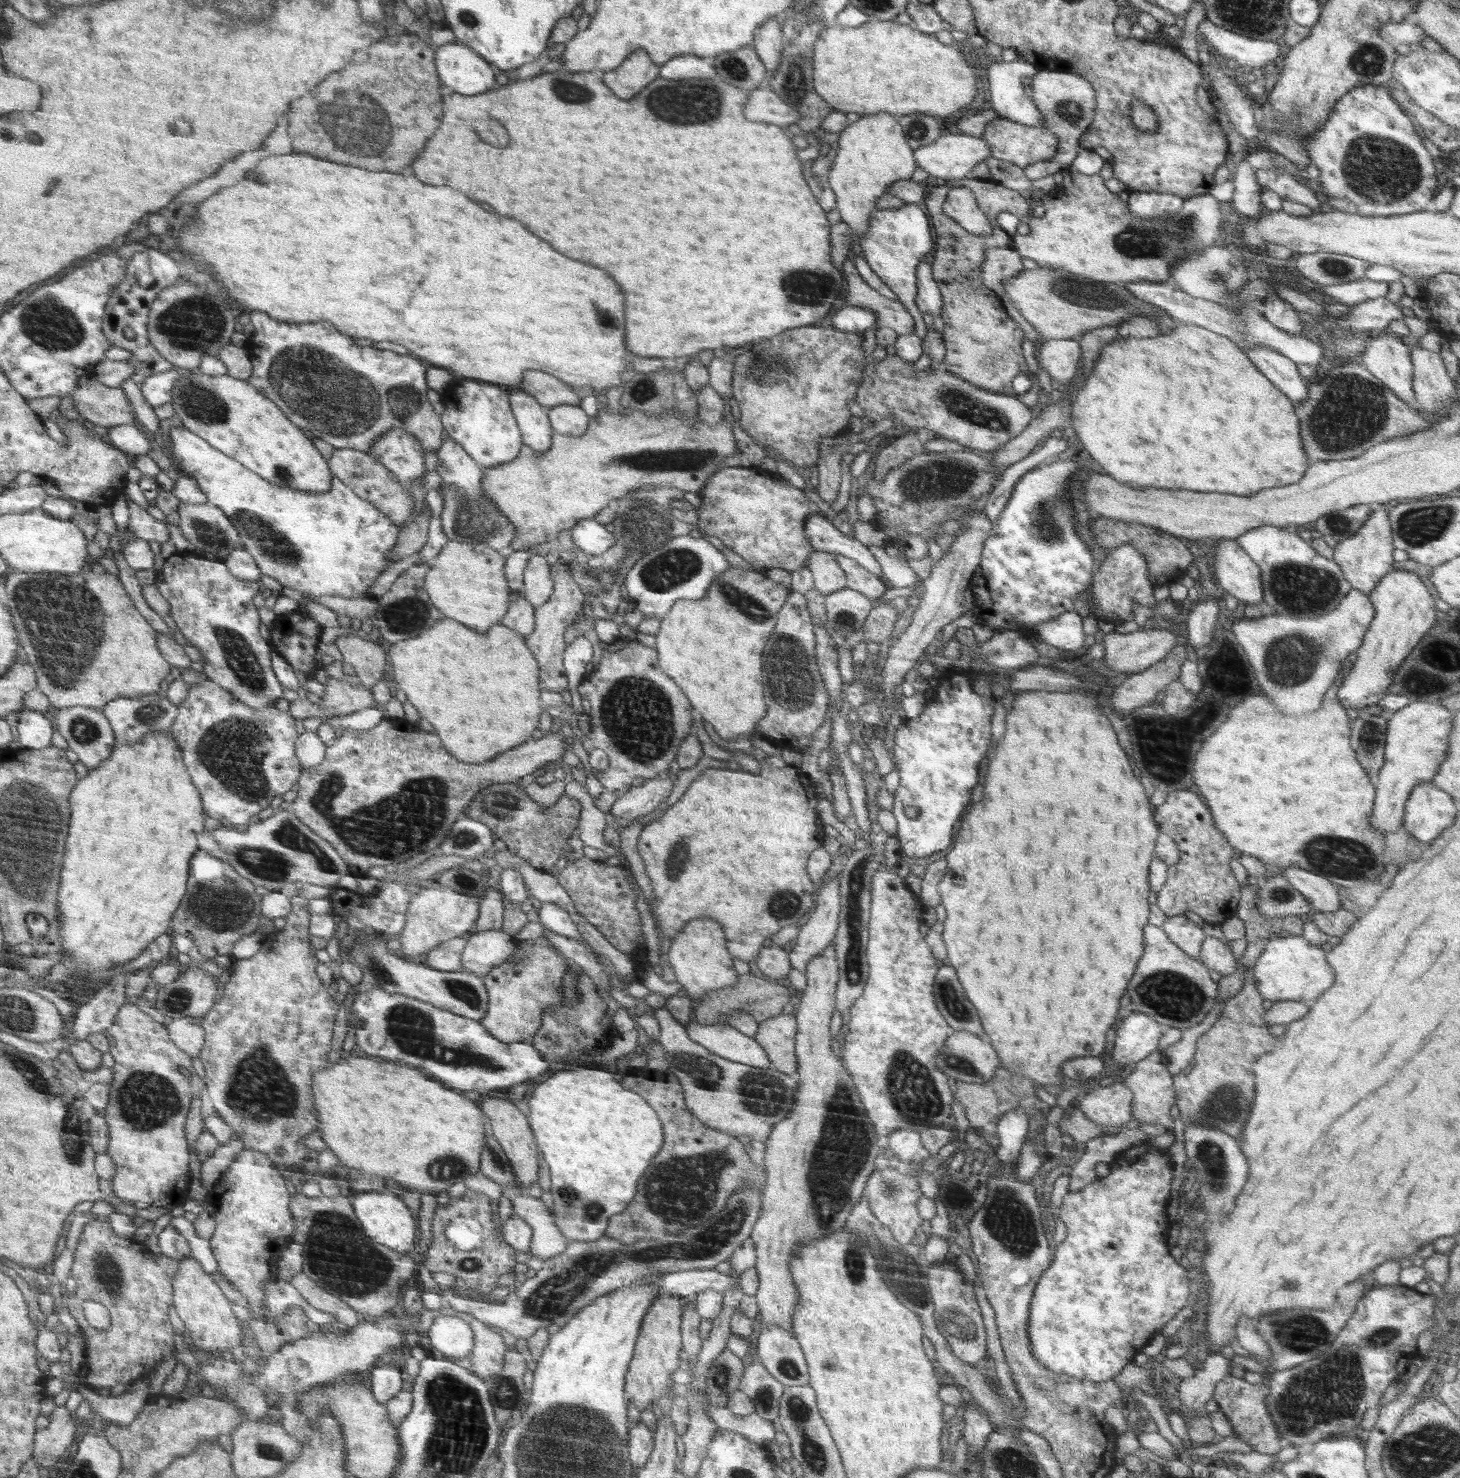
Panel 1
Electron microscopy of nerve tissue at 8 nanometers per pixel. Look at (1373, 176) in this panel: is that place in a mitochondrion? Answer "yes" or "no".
yes

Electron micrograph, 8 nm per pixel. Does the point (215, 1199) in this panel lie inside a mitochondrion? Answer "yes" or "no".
no

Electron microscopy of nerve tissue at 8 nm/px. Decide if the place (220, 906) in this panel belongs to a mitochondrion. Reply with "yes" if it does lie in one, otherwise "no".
yes

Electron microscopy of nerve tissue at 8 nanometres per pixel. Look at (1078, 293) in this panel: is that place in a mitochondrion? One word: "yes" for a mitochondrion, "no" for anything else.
yes

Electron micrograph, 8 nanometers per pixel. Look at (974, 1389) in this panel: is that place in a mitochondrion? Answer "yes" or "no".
no

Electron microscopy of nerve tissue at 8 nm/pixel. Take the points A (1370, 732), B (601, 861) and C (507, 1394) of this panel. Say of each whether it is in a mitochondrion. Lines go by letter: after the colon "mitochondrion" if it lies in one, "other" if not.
A: mitochondrion
B: other
C: mitochondrion

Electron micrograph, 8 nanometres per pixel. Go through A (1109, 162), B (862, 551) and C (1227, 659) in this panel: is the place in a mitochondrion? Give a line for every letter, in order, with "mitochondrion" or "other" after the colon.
A: other
B: other
C: mitochondrion

